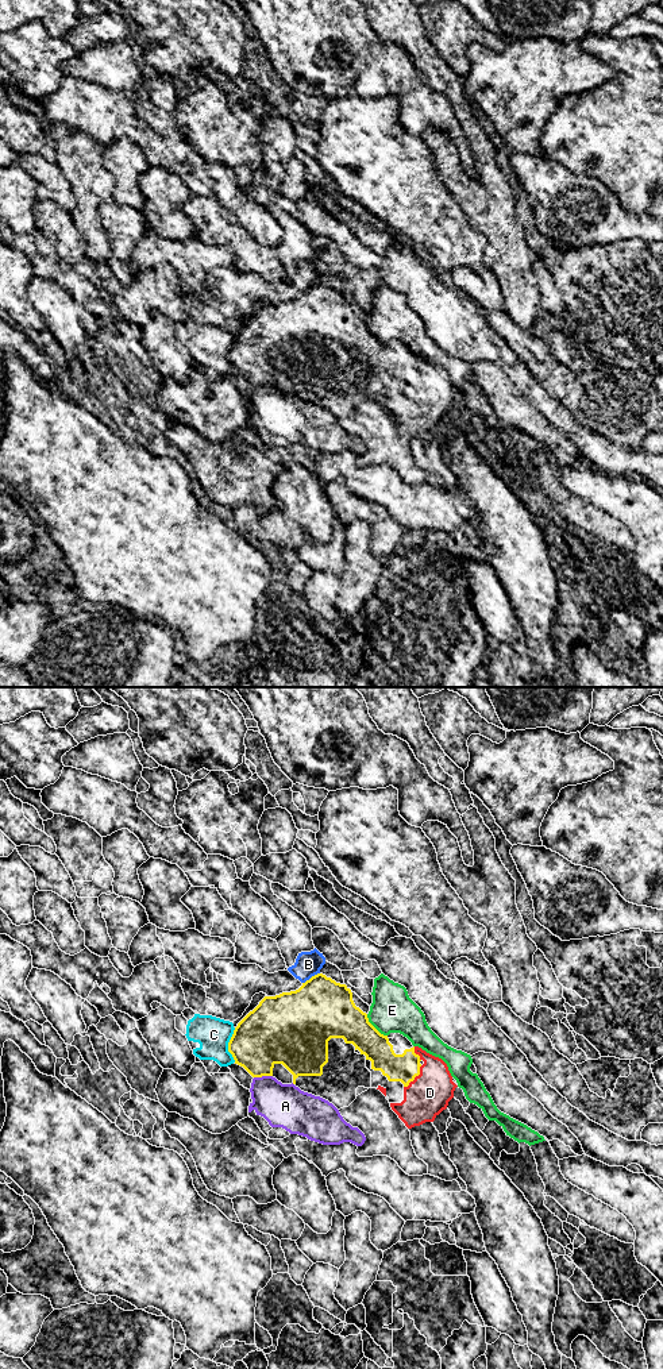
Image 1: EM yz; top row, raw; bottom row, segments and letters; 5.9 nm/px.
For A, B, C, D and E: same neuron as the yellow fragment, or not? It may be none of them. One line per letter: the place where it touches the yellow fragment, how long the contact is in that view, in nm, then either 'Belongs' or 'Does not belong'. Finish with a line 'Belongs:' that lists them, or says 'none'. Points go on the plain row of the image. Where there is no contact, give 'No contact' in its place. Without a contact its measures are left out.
A: Touches yellow at yz (262, 384). Shared border 110 nm. Does not belong
B: Touches yellow at yz (312, 285). Shared border 120 nm. Does not belong
C: Touches yellow at yz (228, 354). Shared border 200 nm. Does not belong
D: Touches yellow at yz (415, 385). Shared border 170 nm. Belongs
E: Touches yellow at yz (373, 335). Shared border 180 nm. Does not belong
Belongs: D

